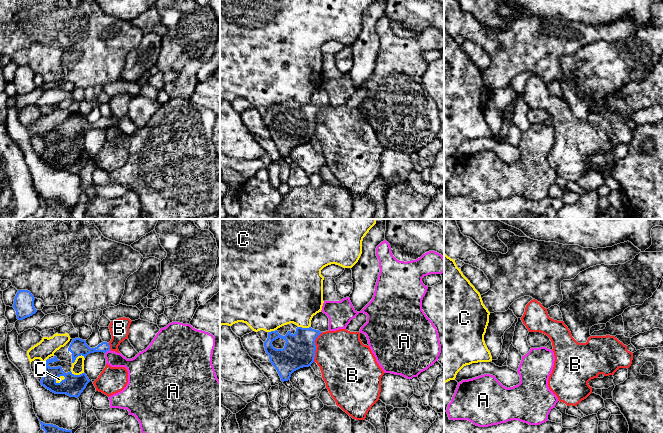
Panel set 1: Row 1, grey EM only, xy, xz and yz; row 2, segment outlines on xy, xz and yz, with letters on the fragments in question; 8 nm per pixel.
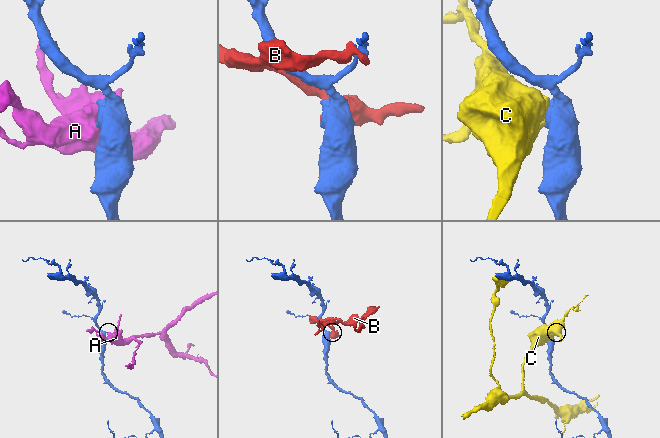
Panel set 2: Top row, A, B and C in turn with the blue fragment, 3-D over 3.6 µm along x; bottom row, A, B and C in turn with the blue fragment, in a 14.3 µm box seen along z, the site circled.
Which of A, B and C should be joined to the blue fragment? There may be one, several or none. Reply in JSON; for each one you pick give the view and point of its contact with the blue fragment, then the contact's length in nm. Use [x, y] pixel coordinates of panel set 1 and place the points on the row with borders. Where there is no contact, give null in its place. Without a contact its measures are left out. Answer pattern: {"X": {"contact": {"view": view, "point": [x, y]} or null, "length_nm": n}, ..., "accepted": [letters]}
{"accepted": []}

